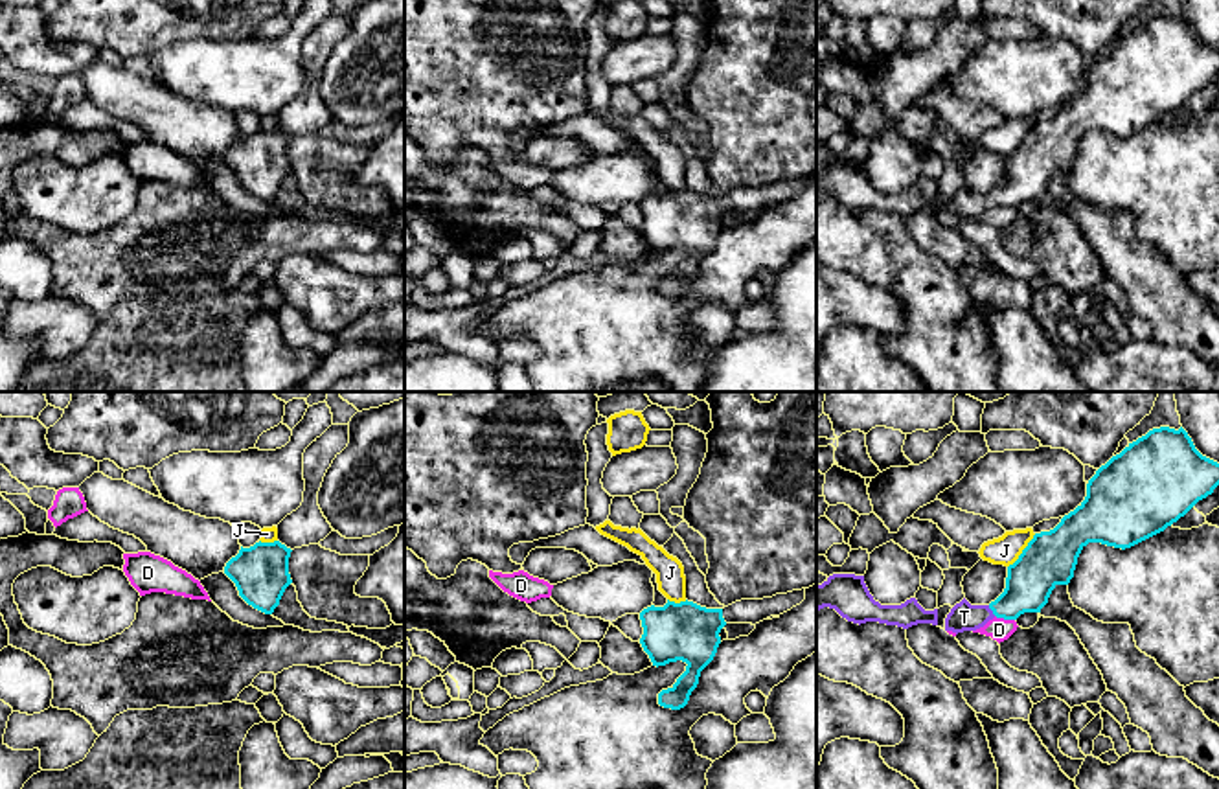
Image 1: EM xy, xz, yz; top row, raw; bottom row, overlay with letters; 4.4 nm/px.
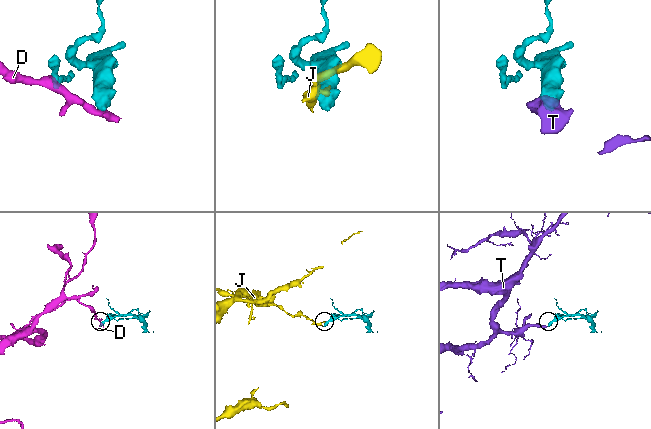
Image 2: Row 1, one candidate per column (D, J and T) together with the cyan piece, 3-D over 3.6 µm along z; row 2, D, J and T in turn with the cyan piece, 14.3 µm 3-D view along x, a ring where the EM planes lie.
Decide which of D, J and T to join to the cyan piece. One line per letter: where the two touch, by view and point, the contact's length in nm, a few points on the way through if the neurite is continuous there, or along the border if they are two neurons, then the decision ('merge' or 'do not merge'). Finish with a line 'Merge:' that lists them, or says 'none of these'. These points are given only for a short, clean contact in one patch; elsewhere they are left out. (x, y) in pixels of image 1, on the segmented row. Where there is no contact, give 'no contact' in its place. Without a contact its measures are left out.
D: contact yz (1004, 618); length 90 nm; border yz (995, 615), (1013, 620); do not merge
J: contact yz (1023, 550); length 200 nm; border yz (1036, 534), (1008, 567); do not merge
T: contact yz (991, 609); length 60 nm; way yz (1030, 580), (1002, 607), (991, 609), (977, 617), (964, 617); merge
Merge: T

